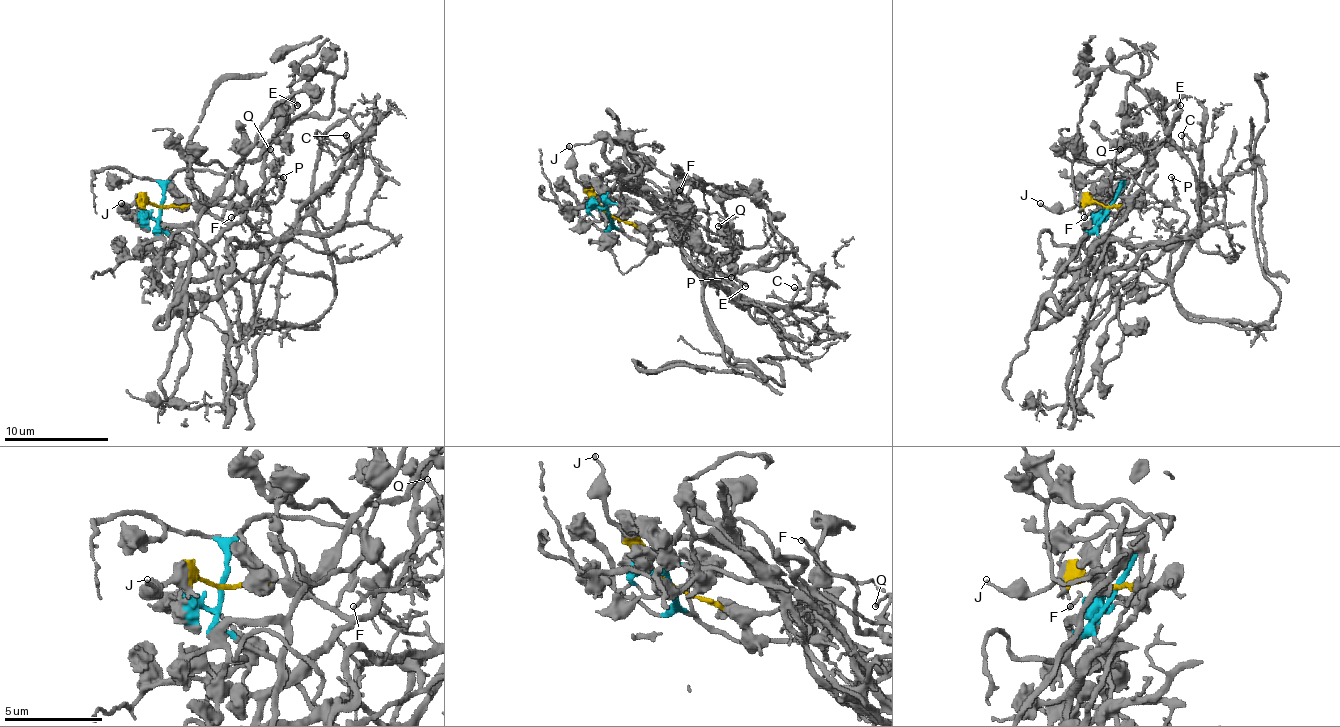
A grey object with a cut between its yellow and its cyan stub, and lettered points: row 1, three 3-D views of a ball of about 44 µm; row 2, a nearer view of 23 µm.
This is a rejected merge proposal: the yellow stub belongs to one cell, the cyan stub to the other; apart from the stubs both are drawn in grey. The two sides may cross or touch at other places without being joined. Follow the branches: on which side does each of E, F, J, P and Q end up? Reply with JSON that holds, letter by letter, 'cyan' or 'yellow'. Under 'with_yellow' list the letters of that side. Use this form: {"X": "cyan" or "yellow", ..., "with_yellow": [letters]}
{"E": "yellow", "F": "yellow", "J": "yellow", "P": "yellow", "Q": "yellow", "with_yellow": ["E", "F", "J", "P", "Q"]}

